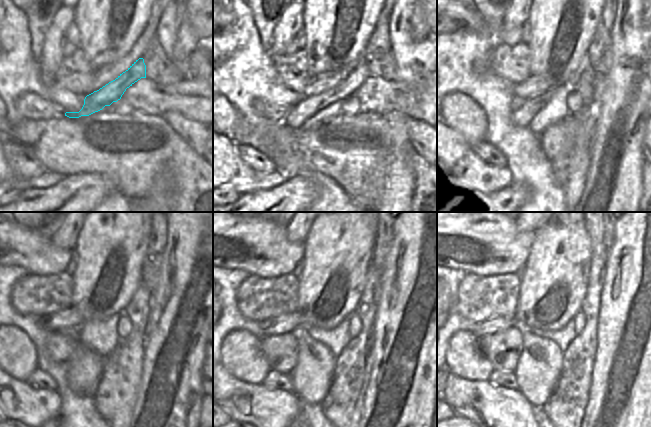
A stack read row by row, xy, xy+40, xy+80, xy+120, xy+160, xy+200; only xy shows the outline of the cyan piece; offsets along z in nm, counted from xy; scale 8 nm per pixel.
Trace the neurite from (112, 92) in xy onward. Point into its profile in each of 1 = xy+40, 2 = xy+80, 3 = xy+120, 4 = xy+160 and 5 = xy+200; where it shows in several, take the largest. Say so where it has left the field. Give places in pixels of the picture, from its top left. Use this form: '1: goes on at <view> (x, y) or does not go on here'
1: goes on at xy+40 (296, 117)
2: goes on at xy+80 (523, 112)
3: goes on at xy+120 (61, 345)
4: goes on at xy+160 (280, 350)
5: goes on at xy+200 (503, 349)

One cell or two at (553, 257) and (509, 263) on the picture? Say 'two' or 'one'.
two

